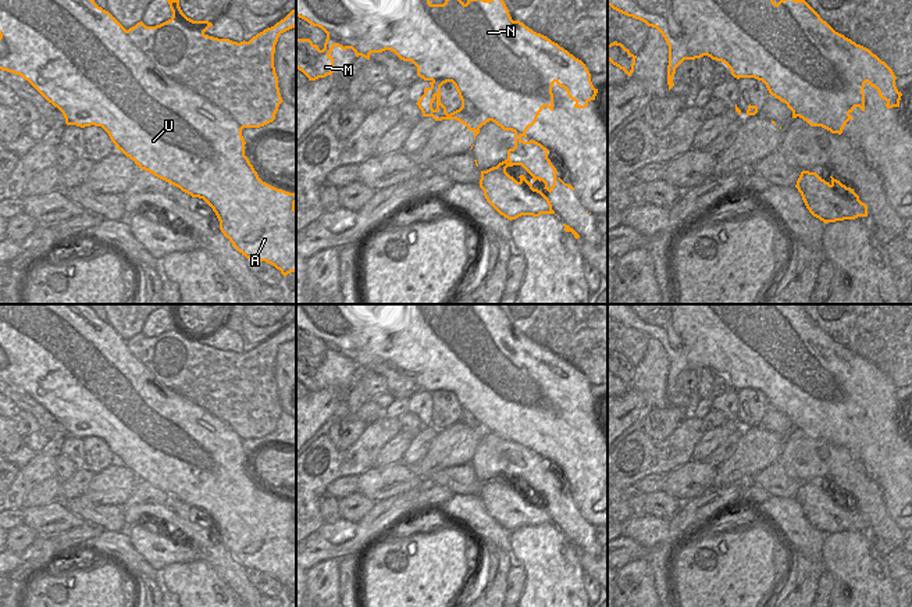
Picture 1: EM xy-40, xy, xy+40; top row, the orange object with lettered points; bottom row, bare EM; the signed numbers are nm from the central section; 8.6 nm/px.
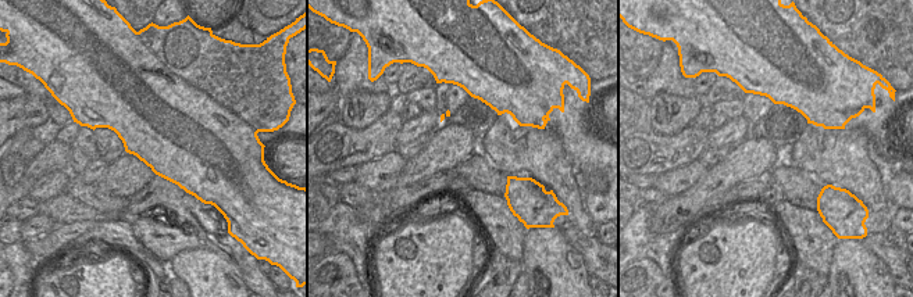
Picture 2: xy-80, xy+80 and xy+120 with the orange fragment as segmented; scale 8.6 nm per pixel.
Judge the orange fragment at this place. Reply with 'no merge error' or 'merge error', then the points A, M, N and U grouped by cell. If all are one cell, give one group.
merge error; A M U / N

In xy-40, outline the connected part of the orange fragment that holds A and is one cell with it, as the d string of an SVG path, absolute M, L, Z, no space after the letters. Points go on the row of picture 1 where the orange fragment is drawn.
M0 0L0 69L13 72L28 81L49 103L57 107L67 125L101 126L110 136L111 142L127 157L145 171L154 176L170 182L192 197L203 199L215 213L220 221L220 229L232 246L246 258L257 258L260 263L266 261L281 271L284 276L296 271L296 193L289 193L277 189L263 182L249 158L245 156L245 139L242 136L242 126L222 108L213 104L209 99L197 94L193 89L186 86L181 78L188 68L184 65L189 57L185 50L178 56L165 56L168 69L163 71L154 60L138 49L129 39L128 31L106 10L99 7L95 0Z

